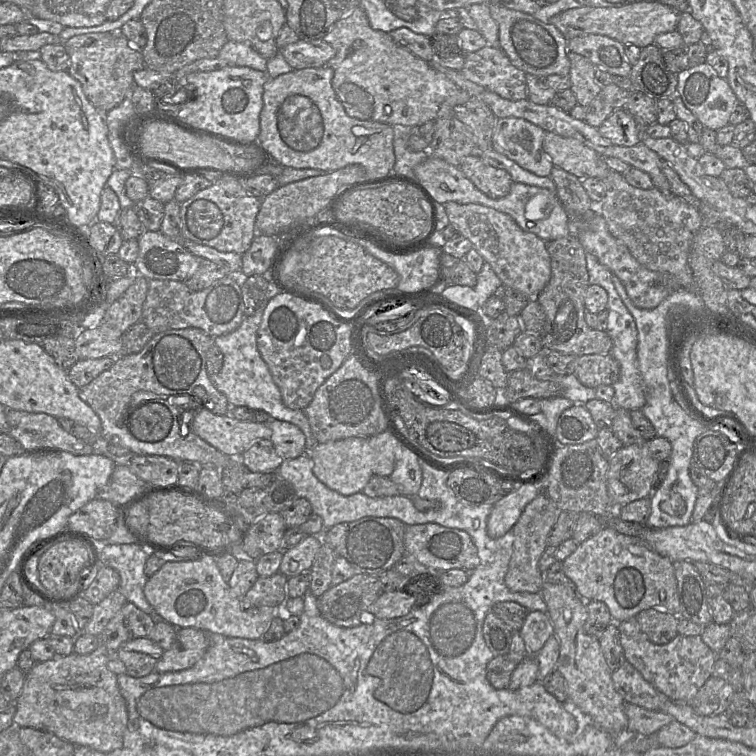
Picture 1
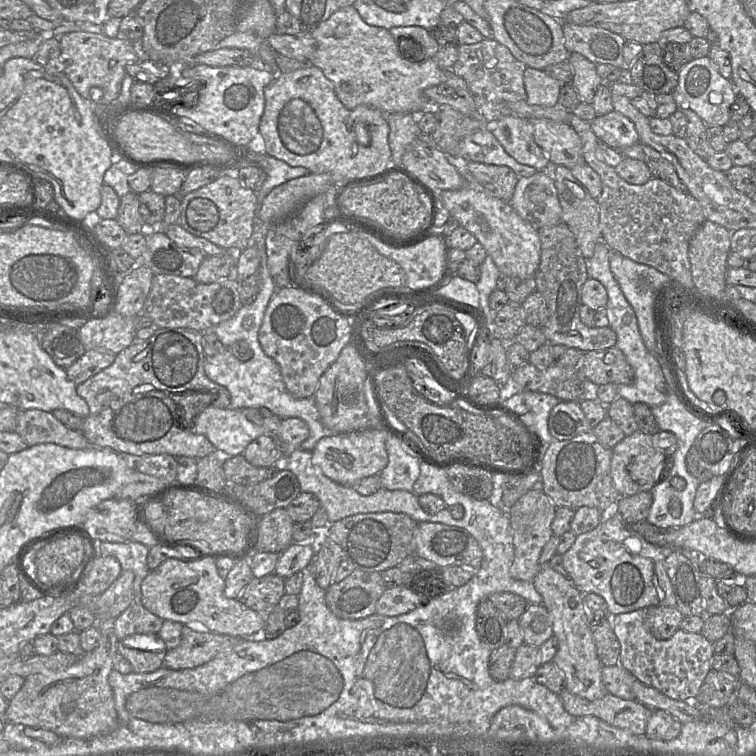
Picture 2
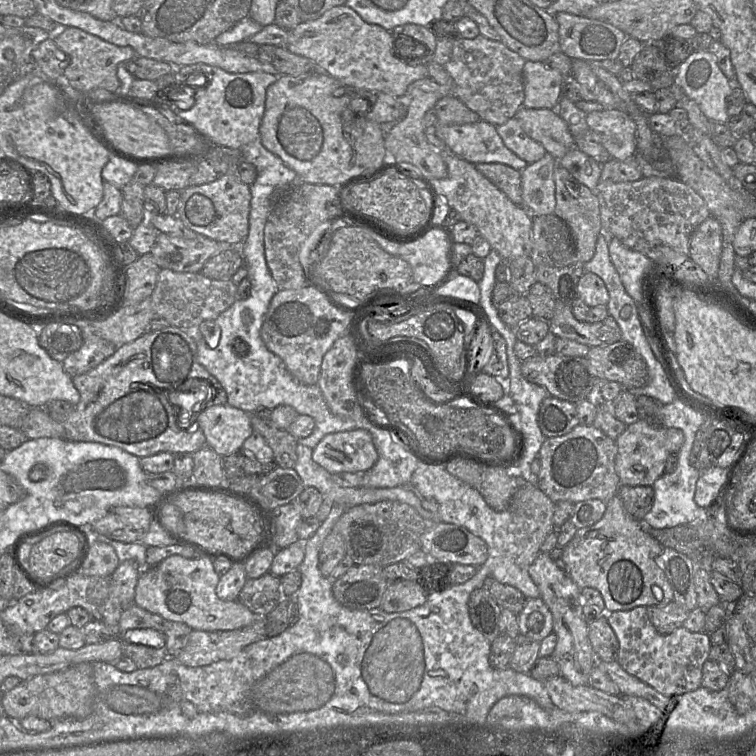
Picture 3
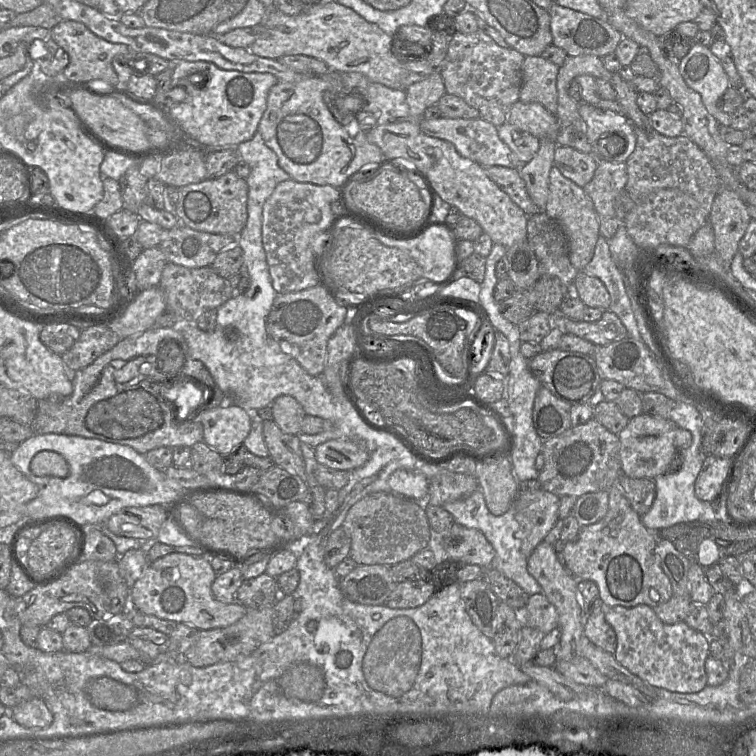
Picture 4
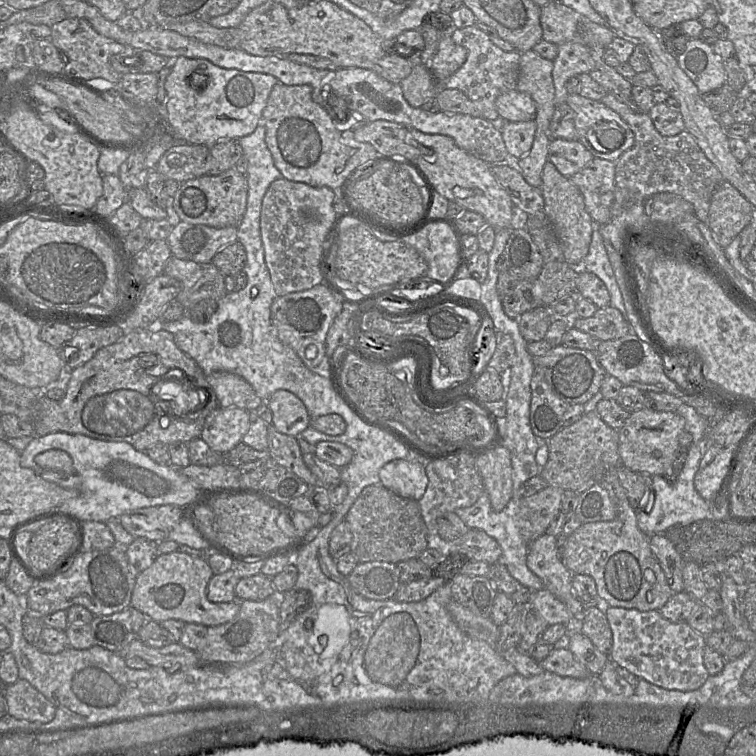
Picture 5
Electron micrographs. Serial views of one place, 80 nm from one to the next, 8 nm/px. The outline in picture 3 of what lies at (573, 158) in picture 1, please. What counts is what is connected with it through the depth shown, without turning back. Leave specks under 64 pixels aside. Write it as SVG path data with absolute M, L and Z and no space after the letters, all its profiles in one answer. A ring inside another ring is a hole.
M522 107L515 115L525 133L540 143L555 160L574 146L574 138L557 110Z

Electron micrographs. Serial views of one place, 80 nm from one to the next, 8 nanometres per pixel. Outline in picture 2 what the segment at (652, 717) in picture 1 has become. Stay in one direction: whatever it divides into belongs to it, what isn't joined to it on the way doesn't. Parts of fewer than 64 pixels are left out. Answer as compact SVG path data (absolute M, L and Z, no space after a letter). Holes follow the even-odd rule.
M563 689L559 694L565 710L575 717L593 715L605 722L626 729L634 734L645 734L647 722L652 714L652 710L636 699L623 699L613 694L607 693L600 699L588 700L578 695L572 694L567 689Z

